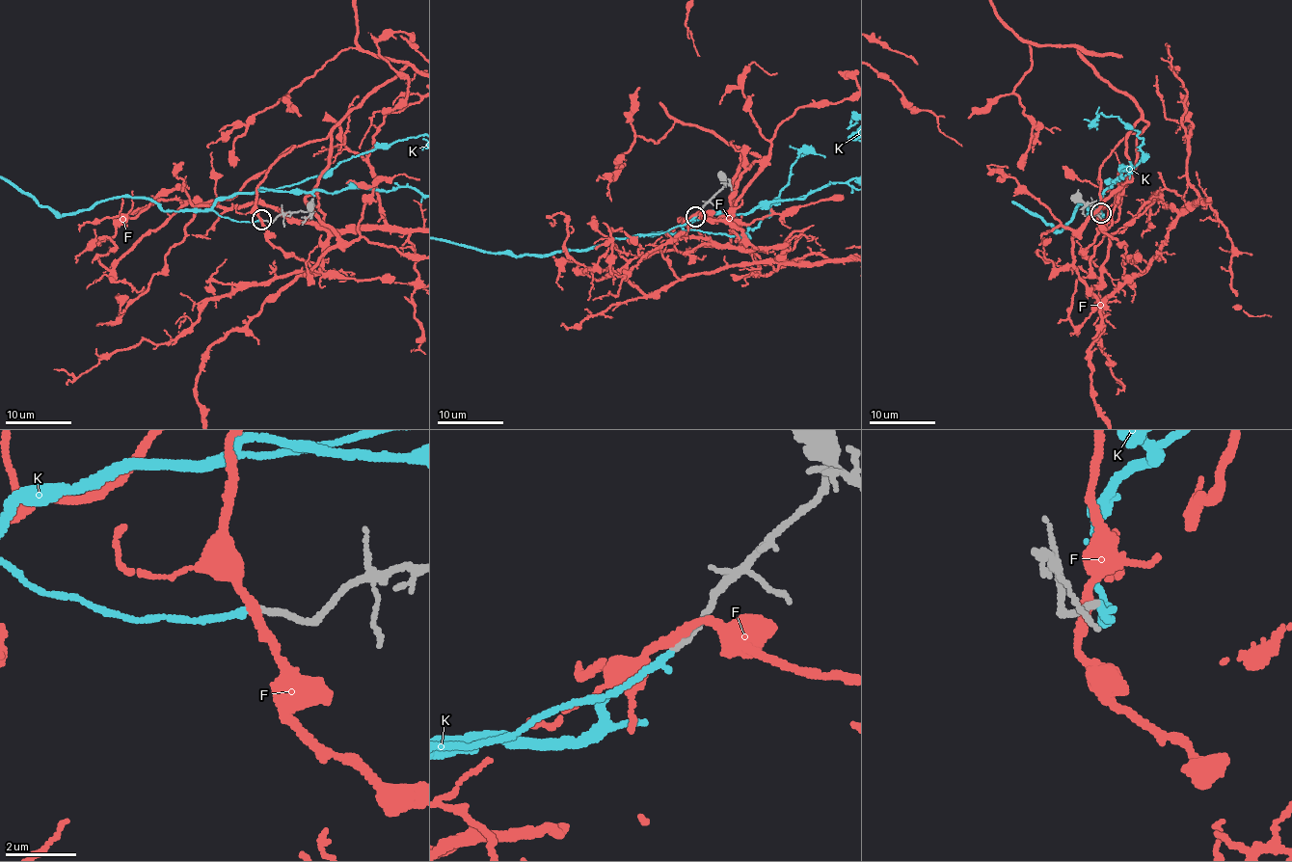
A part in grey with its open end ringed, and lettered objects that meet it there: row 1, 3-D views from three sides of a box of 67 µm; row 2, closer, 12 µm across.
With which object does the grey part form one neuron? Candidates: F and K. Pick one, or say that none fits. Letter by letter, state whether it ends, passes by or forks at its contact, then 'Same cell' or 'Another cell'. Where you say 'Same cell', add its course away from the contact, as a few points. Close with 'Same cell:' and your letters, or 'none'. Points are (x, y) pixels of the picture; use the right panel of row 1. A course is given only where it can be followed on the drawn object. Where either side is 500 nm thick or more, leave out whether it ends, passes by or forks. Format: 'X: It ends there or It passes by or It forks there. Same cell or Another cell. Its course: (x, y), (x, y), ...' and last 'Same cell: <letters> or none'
F: It passes by. Another cell
K: It ends there. Same cell
Same cell: K

